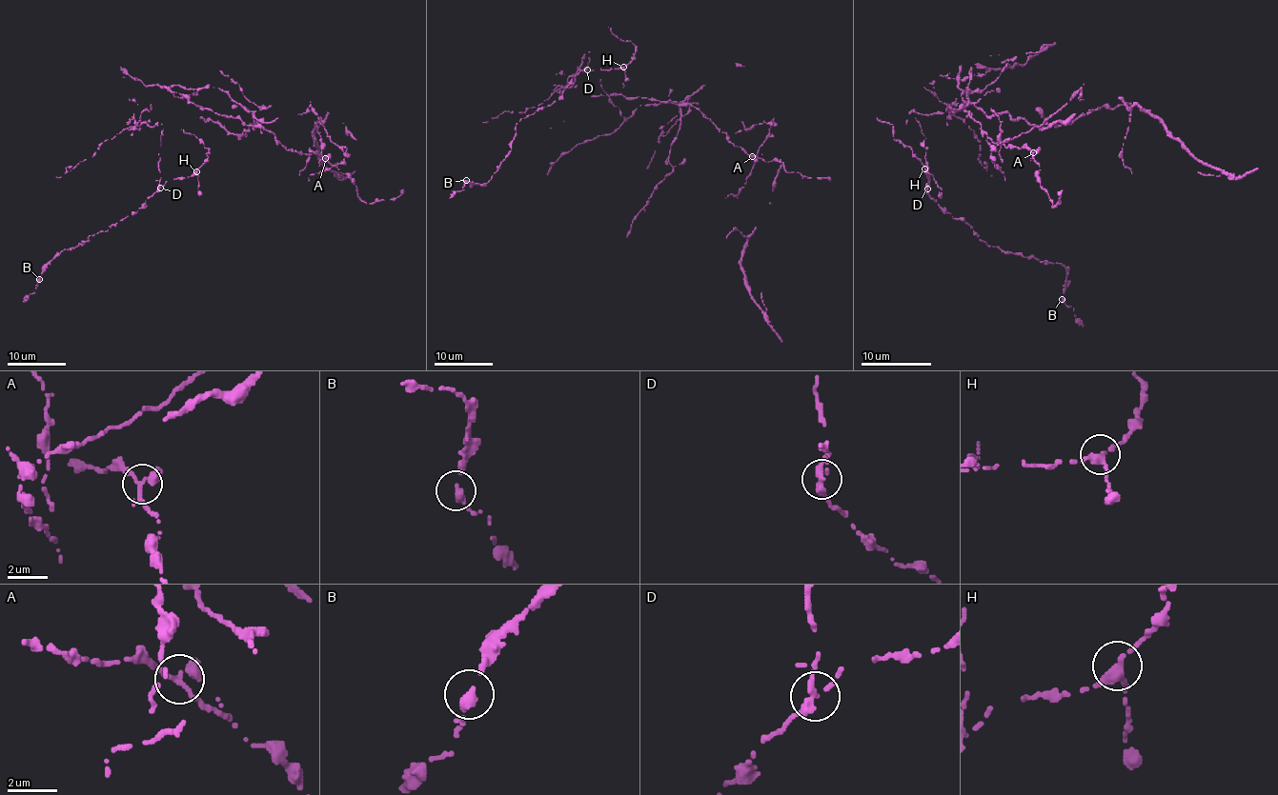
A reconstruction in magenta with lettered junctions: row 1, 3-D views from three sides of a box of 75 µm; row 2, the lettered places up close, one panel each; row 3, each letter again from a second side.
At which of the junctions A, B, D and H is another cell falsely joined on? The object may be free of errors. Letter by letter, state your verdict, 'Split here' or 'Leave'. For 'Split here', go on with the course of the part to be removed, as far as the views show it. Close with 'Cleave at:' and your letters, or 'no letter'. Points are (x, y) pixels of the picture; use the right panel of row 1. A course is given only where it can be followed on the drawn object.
A: Leave
B: Leave
D: Split here. Course of the part to remove: (928, 188), (926, 138), (914, 109), (921, 114), (949, 110), (974, 129), (979, 161), (987, 165), (991, 175)
H: Leave
Cleave at: D

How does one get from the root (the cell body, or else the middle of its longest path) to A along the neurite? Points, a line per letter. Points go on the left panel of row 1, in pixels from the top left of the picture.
A: (178, 97), (184, 95), (214, 113), (238, 117), (249, 126), (264, 128), (286, 149), (325, 158)

